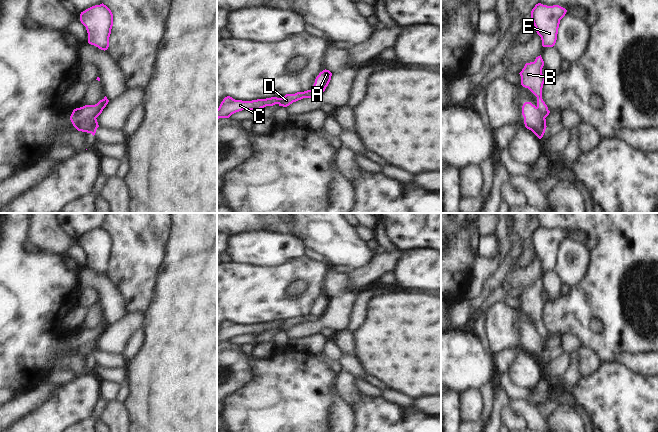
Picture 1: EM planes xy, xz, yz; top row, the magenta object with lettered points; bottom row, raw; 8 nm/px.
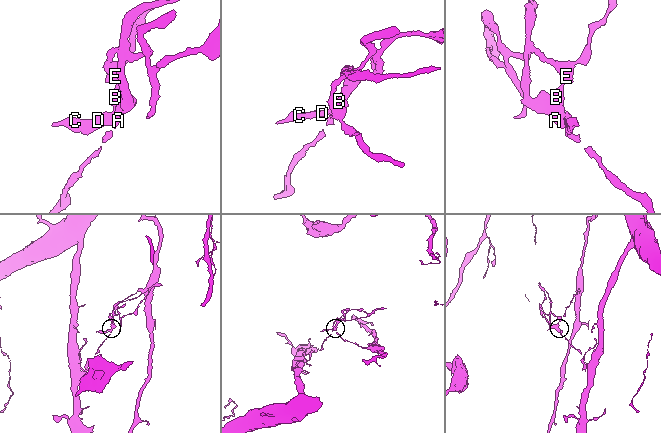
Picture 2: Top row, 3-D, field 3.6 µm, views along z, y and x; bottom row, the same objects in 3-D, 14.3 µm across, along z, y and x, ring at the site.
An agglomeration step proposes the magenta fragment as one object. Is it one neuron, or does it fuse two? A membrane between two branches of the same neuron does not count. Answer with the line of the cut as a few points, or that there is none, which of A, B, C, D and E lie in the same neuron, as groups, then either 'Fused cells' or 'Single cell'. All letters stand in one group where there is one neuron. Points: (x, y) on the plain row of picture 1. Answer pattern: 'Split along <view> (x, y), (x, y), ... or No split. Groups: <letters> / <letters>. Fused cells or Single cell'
Split along yz (536, 331), (545, 345). Groups: A / B C D E. Fused cells.

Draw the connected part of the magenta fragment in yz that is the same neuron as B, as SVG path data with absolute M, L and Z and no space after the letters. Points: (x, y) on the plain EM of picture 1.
M540 279L536 281L534 286L526 287L519 298L521 300L521 309L528 312L537 321L537 333L545 343L550 335L542 323L542 312L546 304L542 298L543 290L544 285Z

